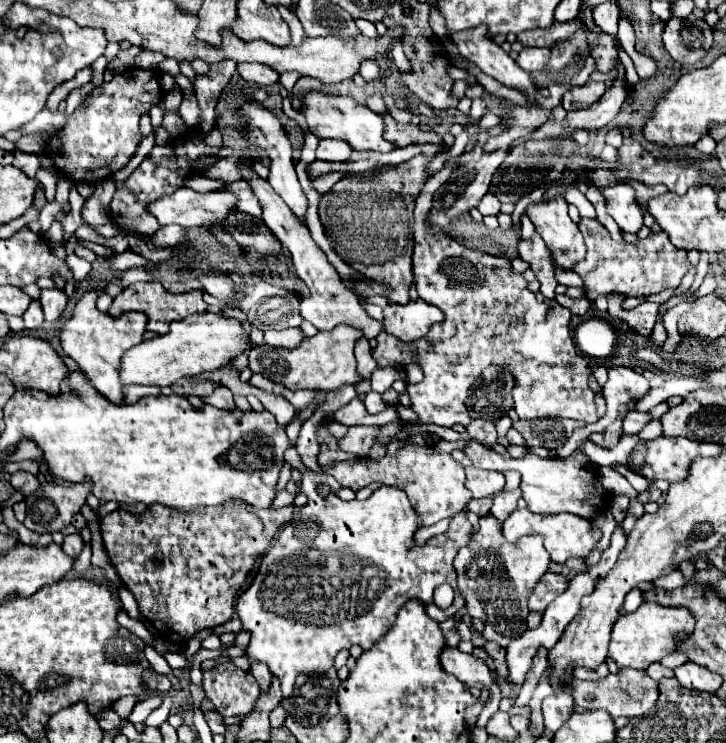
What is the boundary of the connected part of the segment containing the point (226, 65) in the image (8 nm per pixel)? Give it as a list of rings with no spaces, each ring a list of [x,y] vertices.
[[[222,60],[210,64],[210,70],[206,74],[196,74],[194,90],[196,90],[198,104],[202,108],[204,130],[210,130],[214,126],[214,118],[216,118],[214,110],[218,104],[218,96],[230,84],[234,72],[236,72],[236,64],[232,60]]]

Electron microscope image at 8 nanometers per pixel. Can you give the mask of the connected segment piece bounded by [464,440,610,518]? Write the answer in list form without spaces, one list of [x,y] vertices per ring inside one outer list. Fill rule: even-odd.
[[[468,440],[464,454],[468,454],[470,462],[476,468],[498,470],[498,472],[516,470],[522,476],[522,484],[520,484],[522,498],[526,500],[530,510],[536,514],[572,512],[572,514],[582,516],[582,518],[592,518],[594,514],[604,510],[610,502],[610,494],[604,490],[598,476],[584,468],[586,458],[582,452],[576,452],[566,460],[544,460],[536,454],[528,454],[524,458],[512,458],[510,454],[496,454],[494,450],[480,446],[476,440]]]

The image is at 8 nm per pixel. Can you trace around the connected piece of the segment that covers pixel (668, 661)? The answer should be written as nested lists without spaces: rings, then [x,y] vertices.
[[[671,653],[667,656],[665,656],[660,663],[665,666],[665,667],[669,667],[671,669],[674,669],[686,662],[688,662],[688,658],[686,655],[684,654],[680,654],[680,653]]]

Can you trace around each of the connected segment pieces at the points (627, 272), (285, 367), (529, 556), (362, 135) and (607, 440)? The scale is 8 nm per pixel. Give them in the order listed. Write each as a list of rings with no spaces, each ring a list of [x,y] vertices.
[[[580,218],[580,232],[584,234],[588,252],[586,258],[576,264],[574,272],[584,280],[584,290],[590,300],[596,300],[596,296],[608,296],[610,292],[620,292],[624,296],[658,294],[666,288],[676,288],[690,269],[687,251],[676,248],[664,231],[652,233],[636,244],[614,242],[598,220]]]
[[[338,324],[332,330],[322,330],[312,338],[306,338],[298,348],[288,350],[280,346],[252,346],[248,352],[248,368],[256,374],[266,376],[268,380],[282,384],[288,390],[300,388],[318,388],[318,390],[336,390],[342,384],[356,384],[360,380],[354,360],[354,344],[362,336],[362,330],[356,330],[346,324]]]
[[[492,514],[480,518],[480,530],[472,536],[470,544],[458,552],[454,570],[458,574],[458,588],[466,600],[470,618],[484,622],[484,640],[496,642],[498,646],[506,648],[514,638],[522,636],[528,630],[526,618],[530,610],[526,600],[540,578],[548,572],[548,566],[550,554],[542,546],[540,538],[528,536],[522,538],[518,544],[510,544],[504,542],[500,524]]]
[[[308,92],[304,96],[302,112],[306,114],[306,122],[308,122],[310,130],[318,138],[344,140],[356,152],[364,152],[364,150],[380,150],[380,152],[386,152],[386,150],[394,150],[396,148],[392,142],[388,142],[382,136],[384,134],[384,120],[382,120],[382,116],[378,116],[376,112],[372,112],[366,106],[360,106],[350,96],[326,96],[322,92]]]
[[[622,420],[620,422],[614,422],[606,432],[602,434],[592,434],[590,436],[590,442],[594,442],[596,446],[602,446],[602,448],[612,448],[616,446],[616,442],[620,440],[620,432],[622,432]]]

